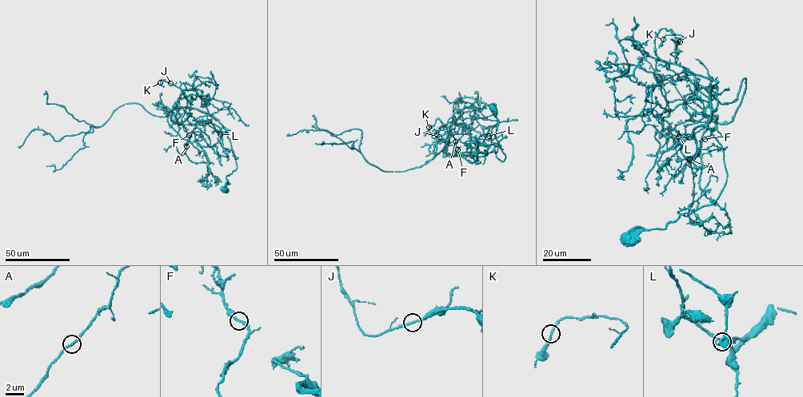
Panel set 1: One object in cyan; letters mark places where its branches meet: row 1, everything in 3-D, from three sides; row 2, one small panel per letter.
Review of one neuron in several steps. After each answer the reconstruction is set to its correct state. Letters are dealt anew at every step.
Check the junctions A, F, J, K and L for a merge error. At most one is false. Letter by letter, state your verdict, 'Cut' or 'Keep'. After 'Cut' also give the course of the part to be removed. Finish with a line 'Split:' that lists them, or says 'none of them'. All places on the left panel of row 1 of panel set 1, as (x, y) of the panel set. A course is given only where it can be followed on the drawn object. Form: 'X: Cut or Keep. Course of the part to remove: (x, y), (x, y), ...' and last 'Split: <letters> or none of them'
A: Keep
F: Keep
J: Keep
K: Keep
L: Keep
Split: none of them

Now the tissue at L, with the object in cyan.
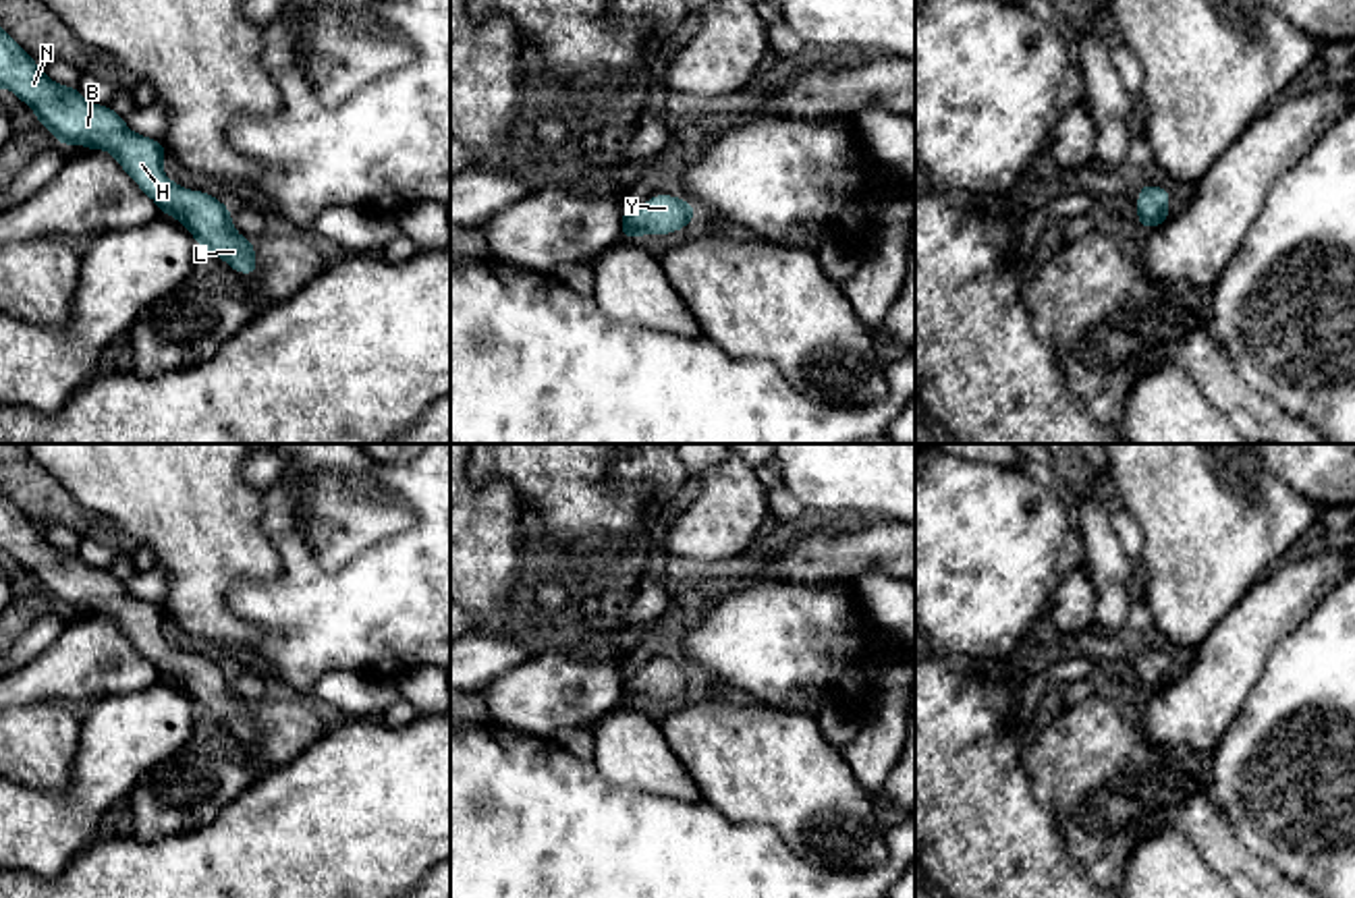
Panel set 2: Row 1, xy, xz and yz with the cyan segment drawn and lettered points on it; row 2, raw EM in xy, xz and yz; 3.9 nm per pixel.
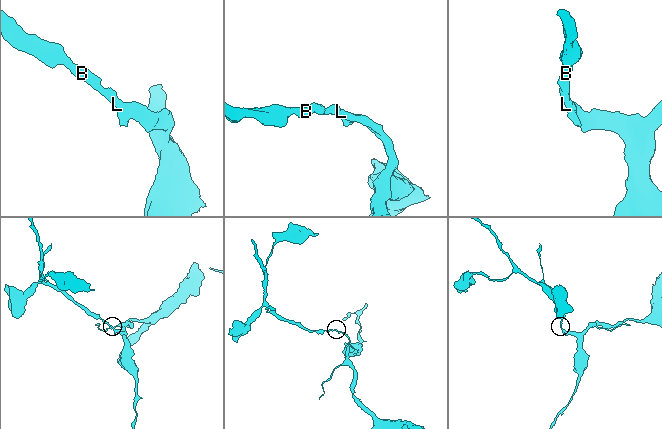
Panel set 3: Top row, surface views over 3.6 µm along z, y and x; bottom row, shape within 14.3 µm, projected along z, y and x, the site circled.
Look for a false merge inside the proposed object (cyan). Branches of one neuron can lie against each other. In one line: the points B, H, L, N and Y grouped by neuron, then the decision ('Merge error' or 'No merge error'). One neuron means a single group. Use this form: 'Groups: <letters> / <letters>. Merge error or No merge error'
Groups: B H L N Y. No merge error

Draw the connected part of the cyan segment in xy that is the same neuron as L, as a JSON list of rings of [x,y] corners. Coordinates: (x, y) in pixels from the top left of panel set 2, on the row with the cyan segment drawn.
[[[0,27],[0,87],[10,89],[21,102],[25,102],[33,112],[37,122],[42,122],[56,141],[66,147],[83,143],[85,149],[106,149],[122,170],[139,185],[139,189],[156,201],[162,214],[176,218],[199,243],[199,247],[216,253],[239,274],[255,274],[255,247],[249,238],[243,238],[232,226],[232,216],[228,207],[216,197],[203,191],[187,191],[185,187],[172,183],[164,170],[162,162],[166,158],[162,141],[133,133],[122,116],[118,116],[110,106],[100,106],[87,102],[77,87],[64,87],[54,83],[44,68]]]

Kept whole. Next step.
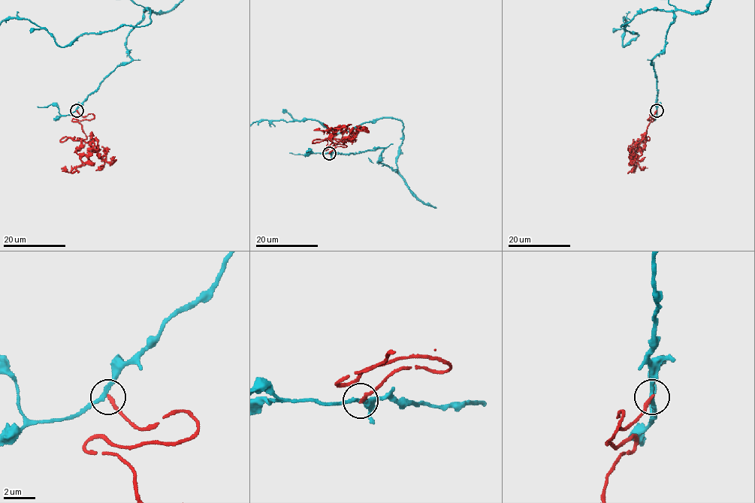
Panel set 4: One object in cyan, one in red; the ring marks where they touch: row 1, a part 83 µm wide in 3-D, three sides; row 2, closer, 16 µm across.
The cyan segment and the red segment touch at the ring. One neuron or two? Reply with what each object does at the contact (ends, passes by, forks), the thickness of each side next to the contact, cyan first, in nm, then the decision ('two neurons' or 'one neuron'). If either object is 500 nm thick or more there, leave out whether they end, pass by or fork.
cyan passes by; red ends; calibres 200 and 220 nm; two neurons

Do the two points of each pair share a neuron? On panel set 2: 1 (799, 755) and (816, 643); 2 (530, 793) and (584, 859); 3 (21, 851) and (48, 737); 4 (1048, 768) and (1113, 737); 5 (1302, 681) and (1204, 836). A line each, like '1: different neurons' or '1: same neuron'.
1: different neurons
2: same neuron
3: different neurons
4: same neuron
5: different neurons

